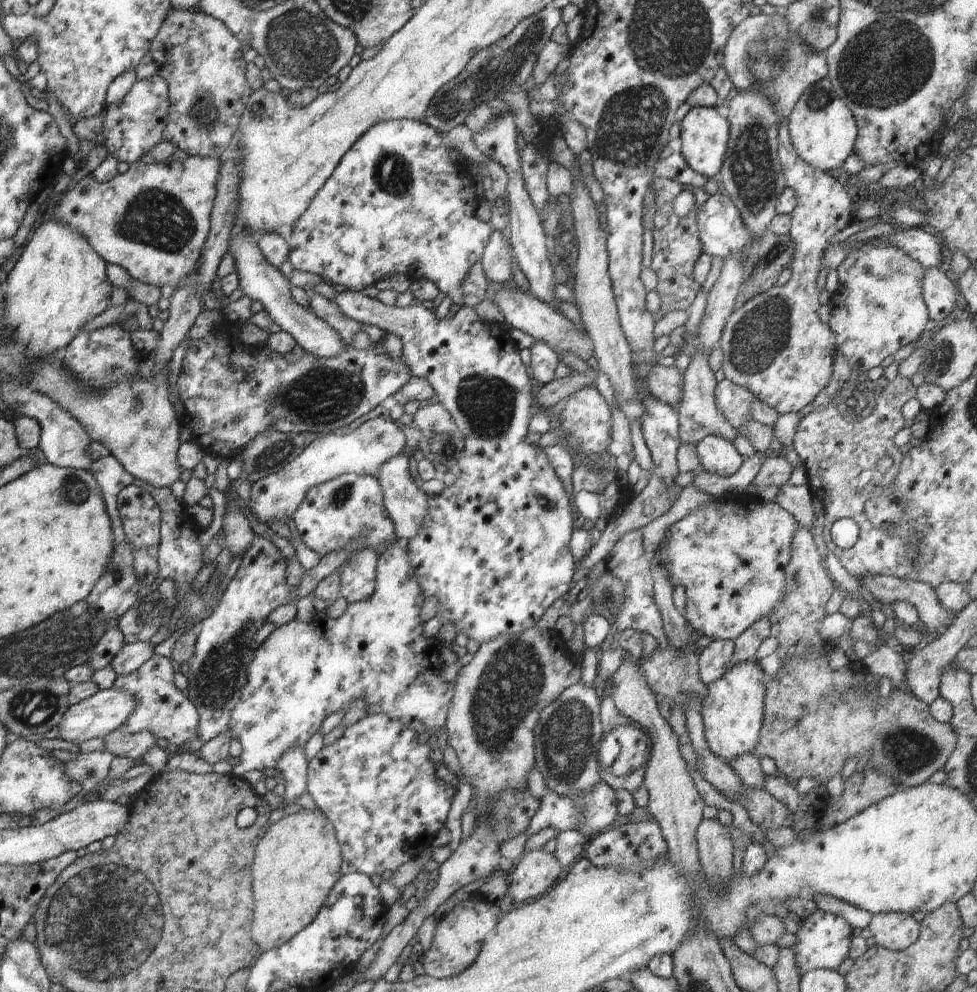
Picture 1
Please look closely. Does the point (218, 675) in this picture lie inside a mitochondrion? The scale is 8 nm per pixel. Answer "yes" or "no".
yes

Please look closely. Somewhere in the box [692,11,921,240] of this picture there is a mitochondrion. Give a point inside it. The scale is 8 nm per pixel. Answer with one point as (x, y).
(762, 52)

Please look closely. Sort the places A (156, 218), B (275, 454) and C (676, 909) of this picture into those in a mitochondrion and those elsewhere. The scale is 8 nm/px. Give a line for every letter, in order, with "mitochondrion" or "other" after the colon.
A: mitochondrion
B: mitochondrion
C: other

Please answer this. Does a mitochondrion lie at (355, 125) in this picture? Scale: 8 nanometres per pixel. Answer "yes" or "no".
no

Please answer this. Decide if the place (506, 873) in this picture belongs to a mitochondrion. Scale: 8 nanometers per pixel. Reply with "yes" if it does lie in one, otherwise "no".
no

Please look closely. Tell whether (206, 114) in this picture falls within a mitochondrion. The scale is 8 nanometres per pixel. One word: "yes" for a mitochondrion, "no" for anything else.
yes

